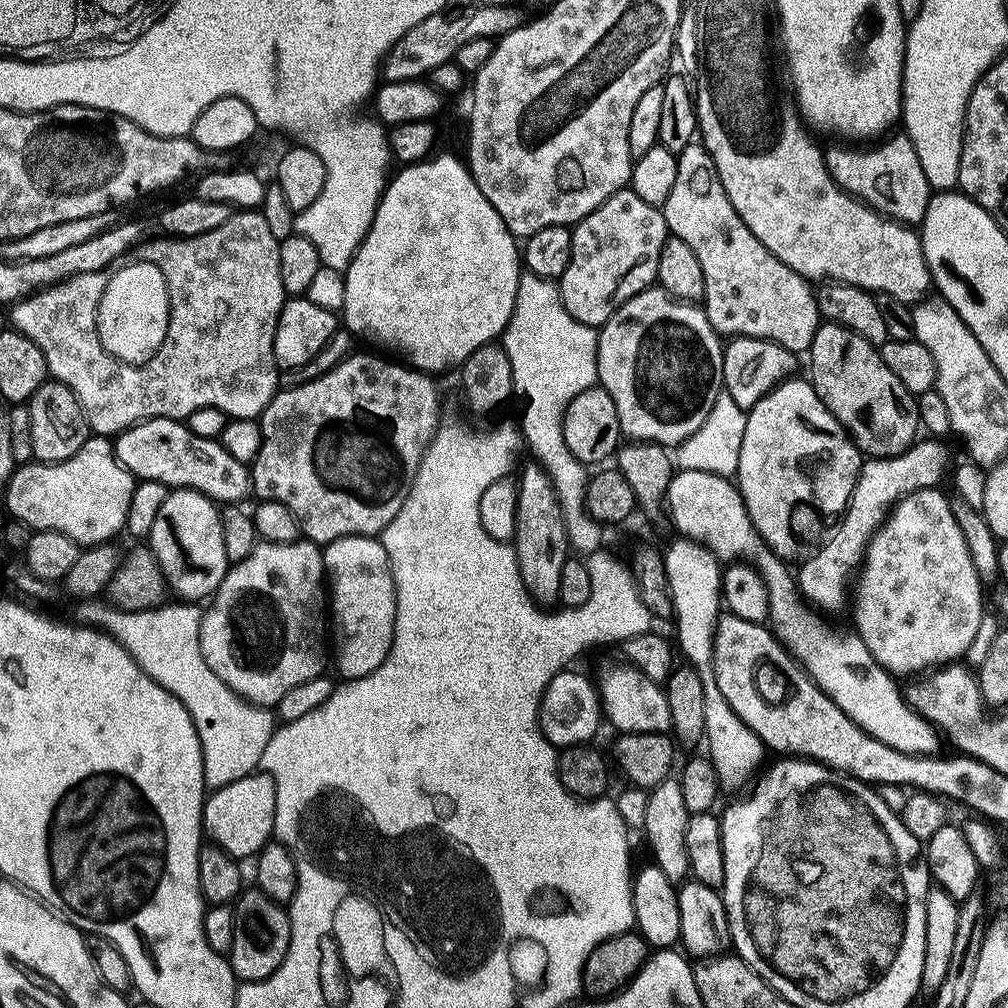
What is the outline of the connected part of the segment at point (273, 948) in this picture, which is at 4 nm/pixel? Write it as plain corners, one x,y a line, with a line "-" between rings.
245,890
234,904
233,948
230,963
240,984
269,980
294,950
292,918
285,905
259,890

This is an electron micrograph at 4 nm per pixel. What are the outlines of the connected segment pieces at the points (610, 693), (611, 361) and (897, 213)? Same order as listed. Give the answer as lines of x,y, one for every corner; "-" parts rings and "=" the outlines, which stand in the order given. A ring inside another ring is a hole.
629,662
622,664
604,664
600,668
598,687
604,706
607,723
613,724
620,734
668,734
673,731
672,715
668,693
661,685
648,680
642,673
=
659,286
648,288
642,294
630,298
626,306
622,306
612,317
610,322
606,322
603,328
599,329
599,340
597,342
597,374
599,376
599,387
614,398
614,406
618,406
618,422
622,422
622,430
629,441
641,444
660,444
669,450
679,449
687,442
692,435
702,430
703,424
714,410
715,403
718,402
720,393
725,391
723,380
723,360
725,345
721,337
710,326
707,315
692,316
693,305
687,300
676,300
668,292
=
893,135
884,142
889,144
881,143
879,146
869,147
872,148
869,152
859,152
856,149
859,147
856,146
832,149
829,147
826,152
828,169
842,191
849,192
867,208
872,208
880,215
900,224
920,226
930,210
934,190
930,186
930,178
926,178
926,170
922,170
918,150
914,150
907,135
899,135
-
880,146
881,148
876,148

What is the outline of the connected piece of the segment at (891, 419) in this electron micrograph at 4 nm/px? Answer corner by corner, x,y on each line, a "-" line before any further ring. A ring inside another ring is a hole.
824,322
812,343
811,356
812,387
865,457
894,458
917,443
922,432
917,397
912,396
910,390
898,382
890,366
882,362
877,345
866,342
866,338
840,324

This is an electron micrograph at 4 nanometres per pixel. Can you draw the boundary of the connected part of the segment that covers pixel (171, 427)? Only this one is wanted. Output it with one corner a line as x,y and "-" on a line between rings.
148,420
115,437
116,456
137,481
162,482
170,490
200,492
220,506
240,506
254,496
249,465
238,462
220,440
198,438
187,423
178,420

